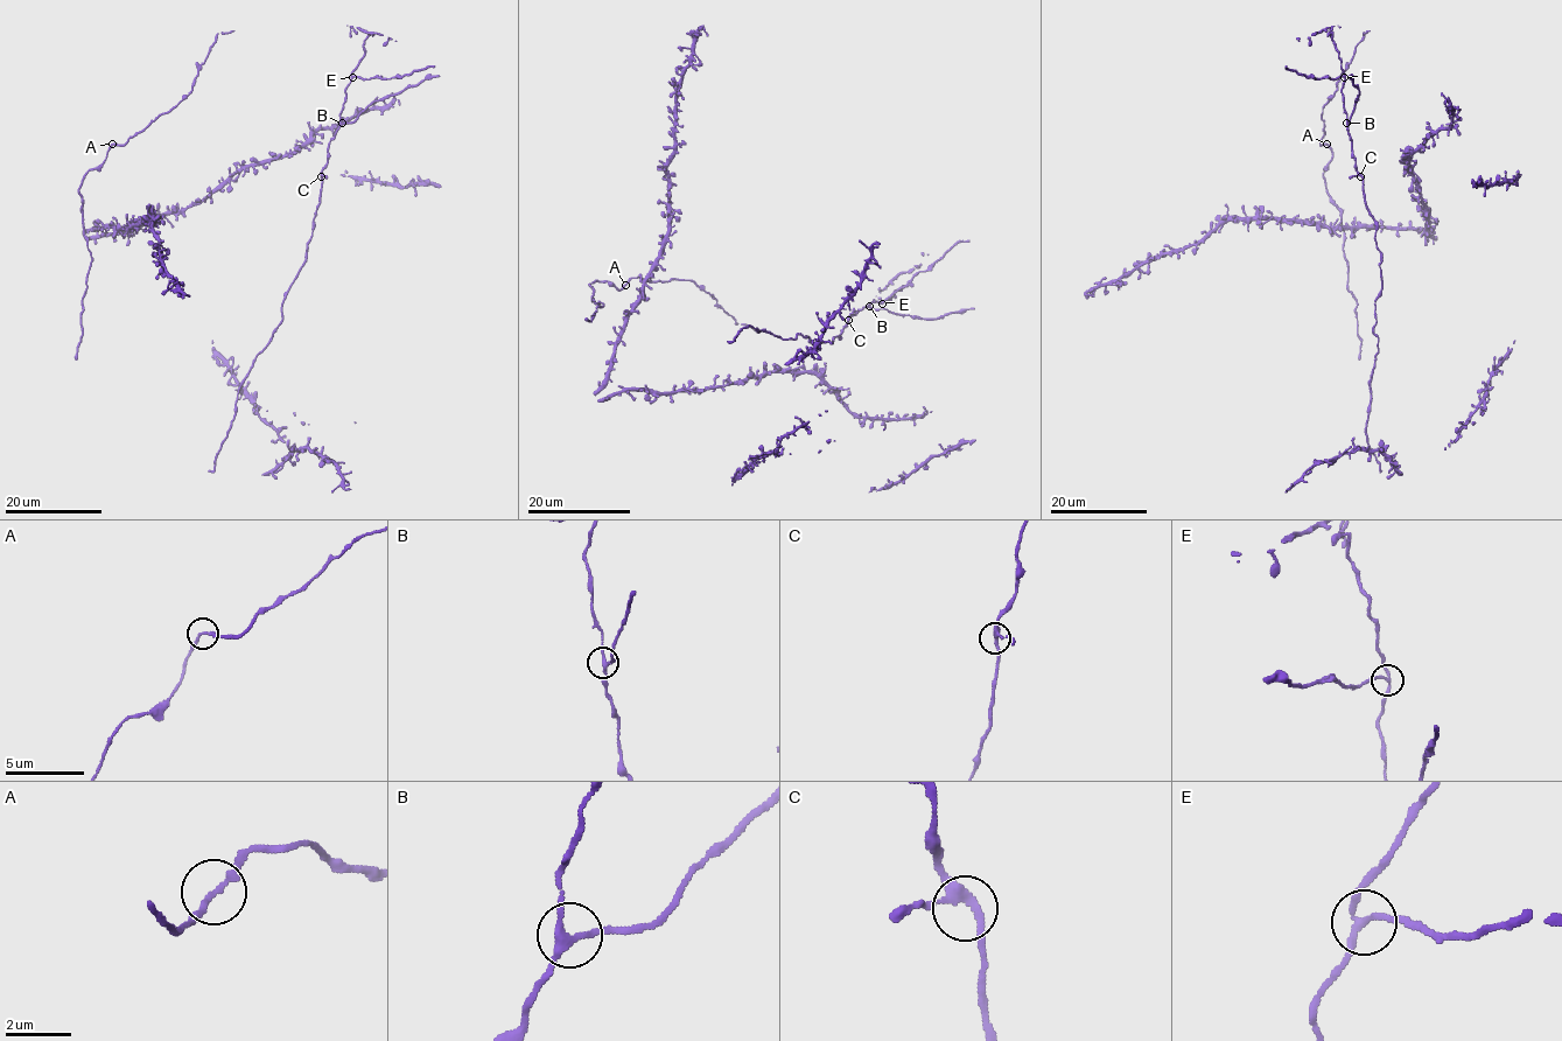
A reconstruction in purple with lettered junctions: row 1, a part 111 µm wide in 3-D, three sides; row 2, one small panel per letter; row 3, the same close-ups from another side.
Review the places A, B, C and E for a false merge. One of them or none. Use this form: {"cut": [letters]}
{"cut": ["E"]}

